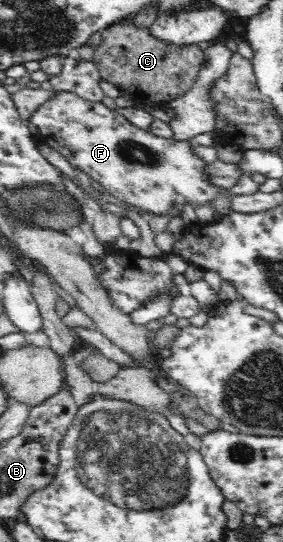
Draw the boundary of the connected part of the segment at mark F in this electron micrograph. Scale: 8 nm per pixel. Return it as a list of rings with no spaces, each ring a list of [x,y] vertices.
[[[58,92],[55,98],[47,100],[30,116],[31,128],[35,128],[35,140],[39,144],[47,144],[47,148],[55,149],[68,160],[74,169],[81,170],[109,192],[109,195],[121,200],[131,208],[139,208],[143,212],[167,216],[177,210],[177,206],[191,204],[193,210],[209,204],[215,212],[214,221],[225,219],[234,212],[232,200],[235,194],[229,189],[216,186],[212,176],[208,174],[208,164],[197,156],[197,144],[192,139],[173,139],[155,135],[135,126],[126,116],[116,110],[110,110],[99,101],[85,100],[71,92]]]

